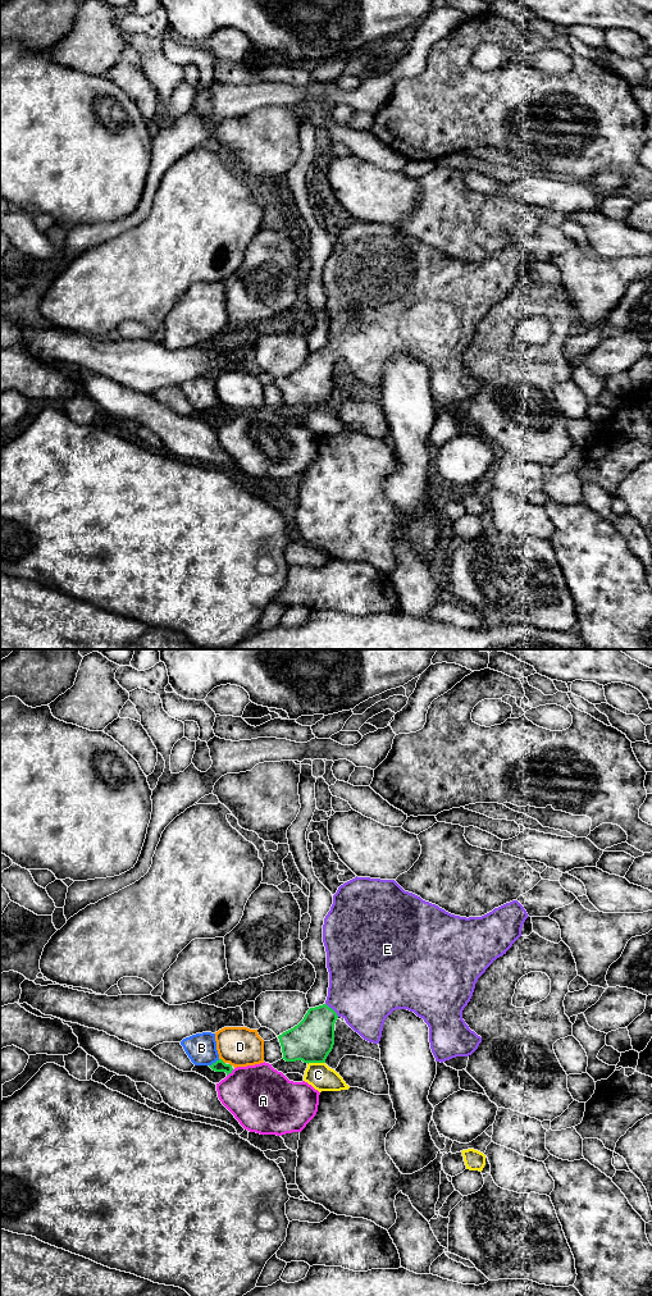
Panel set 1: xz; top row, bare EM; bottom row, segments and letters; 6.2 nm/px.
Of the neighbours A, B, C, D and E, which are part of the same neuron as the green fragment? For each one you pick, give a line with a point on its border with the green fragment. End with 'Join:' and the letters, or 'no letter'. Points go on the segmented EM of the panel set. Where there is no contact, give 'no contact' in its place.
E: xz (332, 1009)
Join: E

